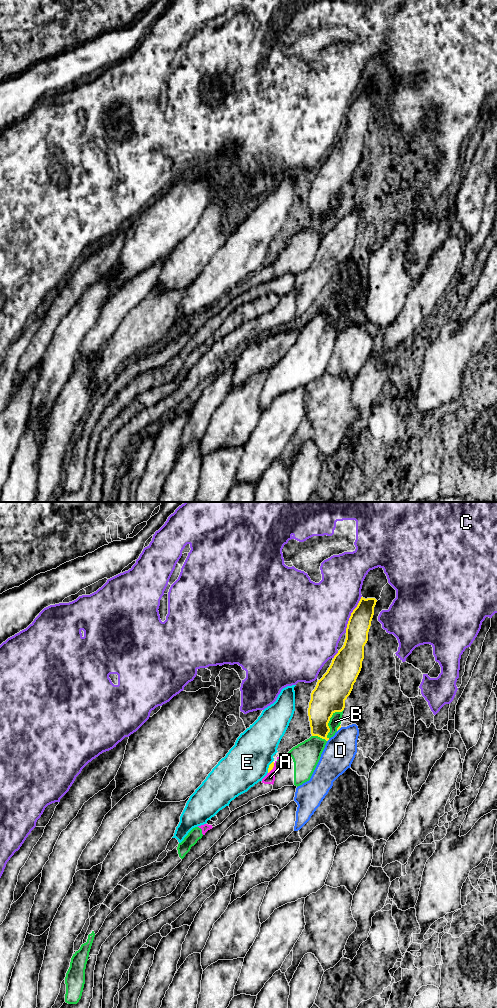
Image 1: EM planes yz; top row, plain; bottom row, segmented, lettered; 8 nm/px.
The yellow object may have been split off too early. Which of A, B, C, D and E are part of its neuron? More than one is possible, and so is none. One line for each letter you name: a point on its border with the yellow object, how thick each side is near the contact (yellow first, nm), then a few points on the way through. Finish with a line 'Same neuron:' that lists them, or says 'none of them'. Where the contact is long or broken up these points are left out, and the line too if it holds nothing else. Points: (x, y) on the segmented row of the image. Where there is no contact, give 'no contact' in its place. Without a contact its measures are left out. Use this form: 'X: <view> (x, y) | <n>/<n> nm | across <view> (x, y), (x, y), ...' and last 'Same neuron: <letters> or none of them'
Same neuron: none of them

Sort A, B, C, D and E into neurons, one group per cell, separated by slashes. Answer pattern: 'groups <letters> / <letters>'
groups A B / C / D / E

